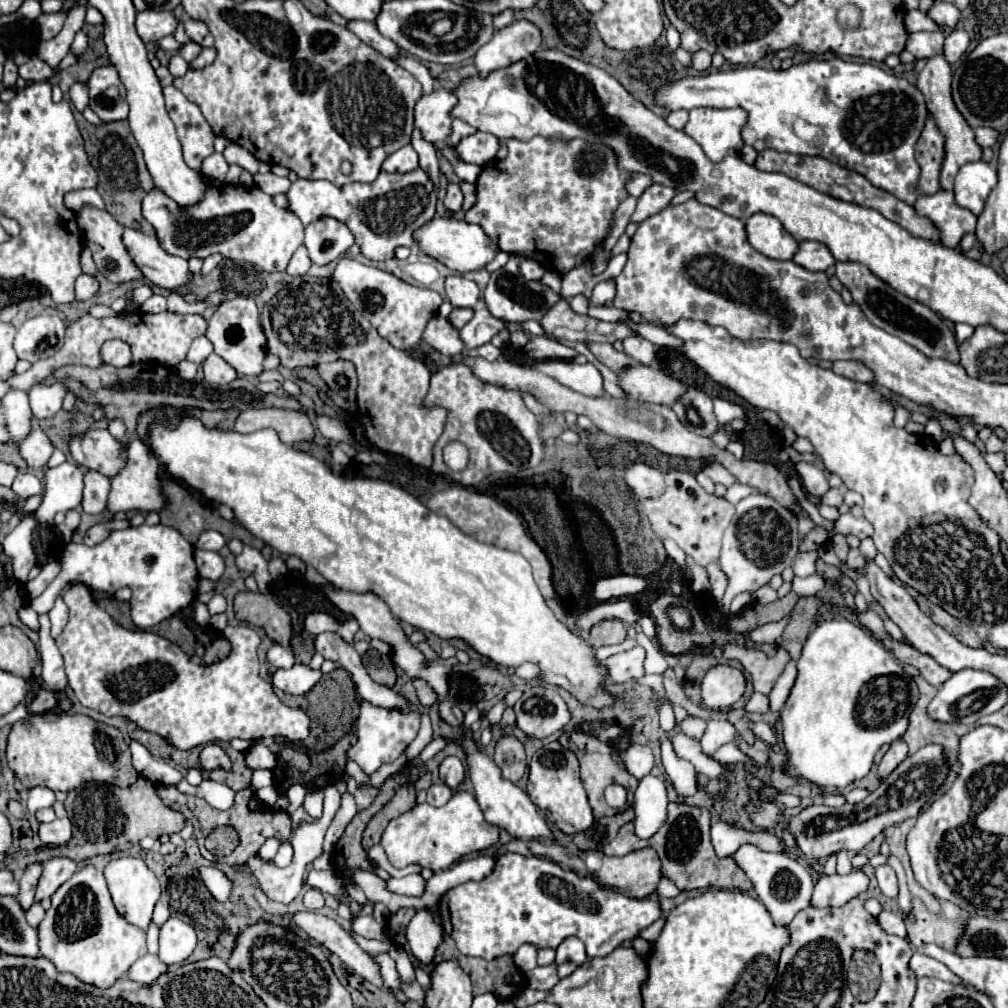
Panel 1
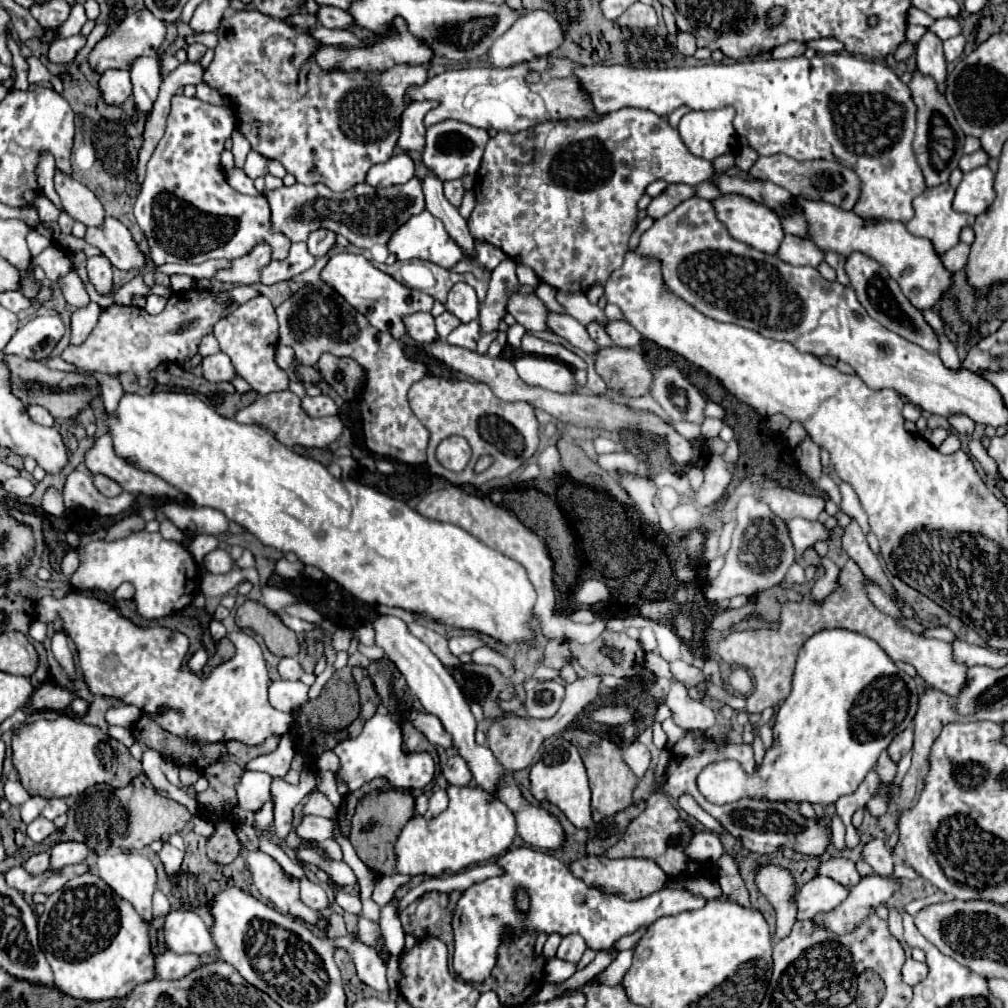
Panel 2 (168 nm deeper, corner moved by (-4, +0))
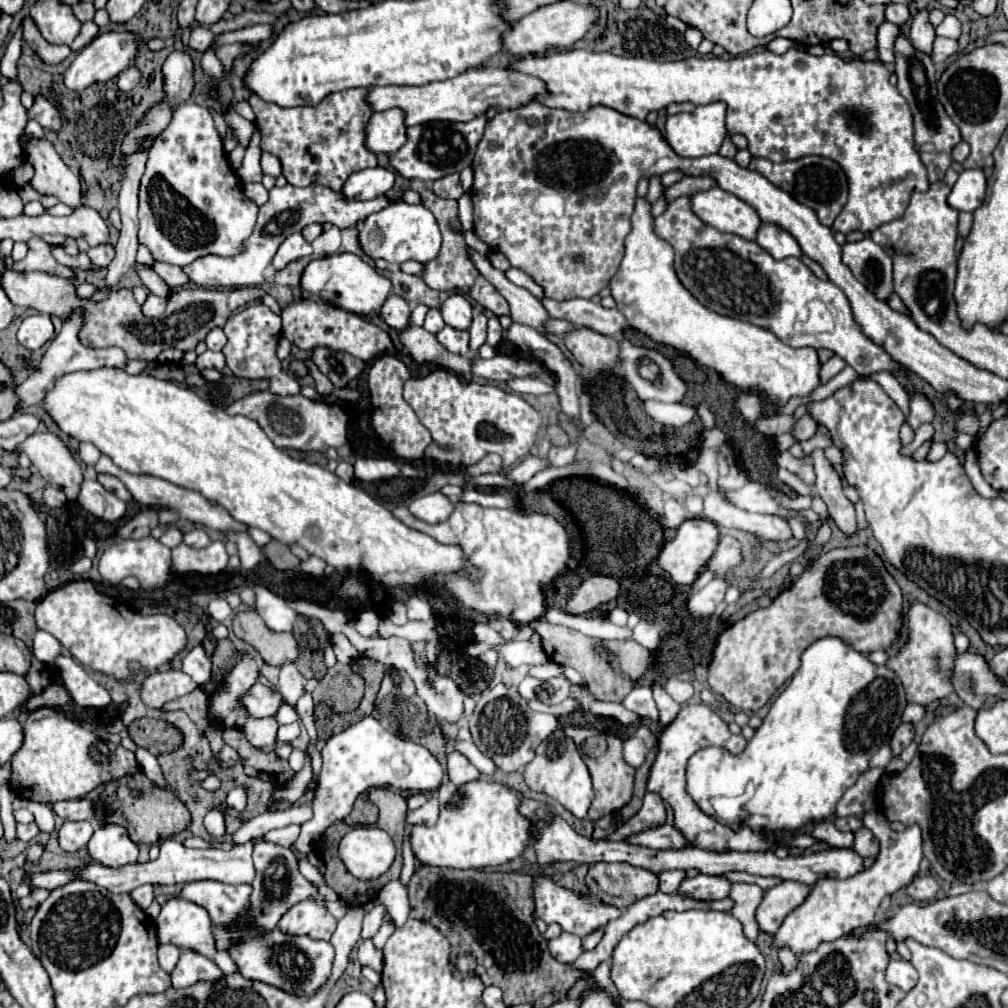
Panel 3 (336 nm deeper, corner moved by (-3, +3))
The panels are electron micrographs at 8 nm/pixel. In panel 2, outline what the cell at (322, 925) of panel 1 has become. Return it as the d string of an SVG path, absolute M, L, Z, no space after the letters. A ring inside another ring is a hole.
M333 913L333 915L331 915L331 921L329 921L329 925L327 925L327 937L329 937L329 939L339 939L339 937L343 937L343 935L347 935L345 921L343 921L341 915Z

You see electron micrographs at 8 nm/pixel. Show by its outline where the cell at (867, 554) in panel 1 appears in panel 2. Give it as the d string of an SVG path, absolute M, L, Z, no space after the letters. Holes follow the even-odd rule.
M841 483L839 489L841 489L841 495L843 495L843 501L841 501L839 509L841 509L845 515L851 515L851 517L861 525L861 529L863 529L865 535L867 535L870 527L869 523L867 523L867 515L865 515L865 511L861 509L861 503L859 503L859 499L857 499L857 493L853 491L853 487L851 487L849 483Z

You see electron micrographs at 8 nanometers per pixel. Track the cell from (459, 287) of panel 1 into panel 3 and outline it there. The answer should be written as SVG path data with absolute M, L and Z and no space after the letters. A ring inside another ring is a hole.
M452 294L442 306L440 306L442 318L448 326L456 330L468 330L472 322L472 306L464 294Z

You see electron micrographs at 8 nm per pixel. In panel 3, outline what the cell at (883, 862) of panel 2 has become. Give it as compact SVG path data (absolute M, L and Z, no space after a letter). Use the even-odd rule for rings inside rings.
M858 828L854 832L854 850L866 858L866 856L876 856L878 854L878 840L874 838L874 834L868 828Z

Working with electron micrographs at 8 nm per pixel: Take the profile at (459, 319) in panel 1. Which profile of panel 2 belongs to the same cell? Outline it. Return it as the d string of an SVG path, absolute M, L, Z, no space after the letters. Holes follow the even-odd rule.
M445 311L443 315L435 317L435 325L437 325L437 333L439 333L439 337L447 339L447 335L449 335L455 327L459 327L459 325L461 325L461 321L459 321L453 313Z

